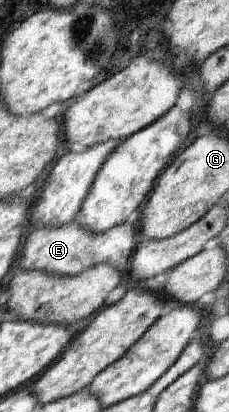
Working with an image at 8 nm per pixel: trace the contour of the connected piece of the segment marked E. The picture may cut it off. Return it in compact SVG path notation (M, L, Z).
M136 217L130 222L124 222L114 226L107 232L94 234L72 221L66 226L44 226L44 228L30 229L28 240L24 242L20 270L42 270L48 274L60 274L60 276L76 276L82 270L96 266L96 264L114 264L118 272L124 273L130 269L132 250L137 238Z

